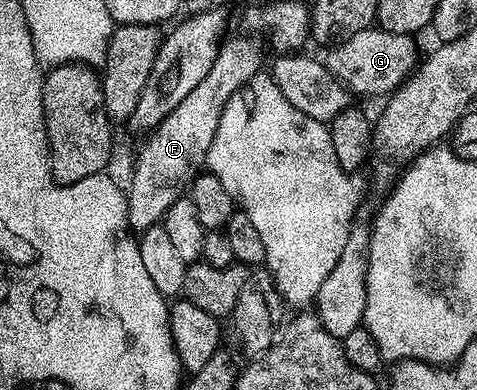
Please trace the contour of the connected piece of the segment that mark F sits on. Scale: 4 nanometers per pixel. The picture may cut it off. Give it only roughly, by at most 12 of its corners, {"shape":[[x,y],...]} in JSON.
{"shape":[[228,37],[198,87],[152,131],[127,188],[128,222],[158,225],[204,165],[227,100],[262,71]]}

